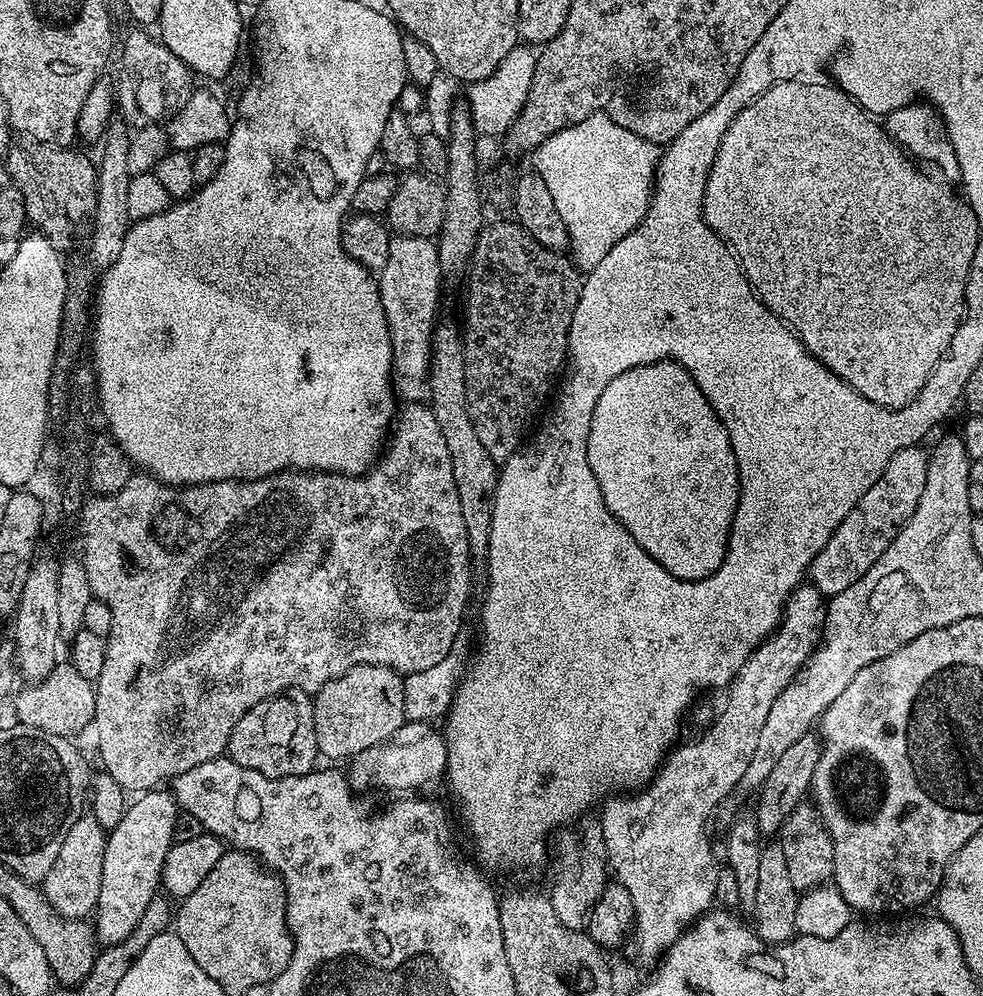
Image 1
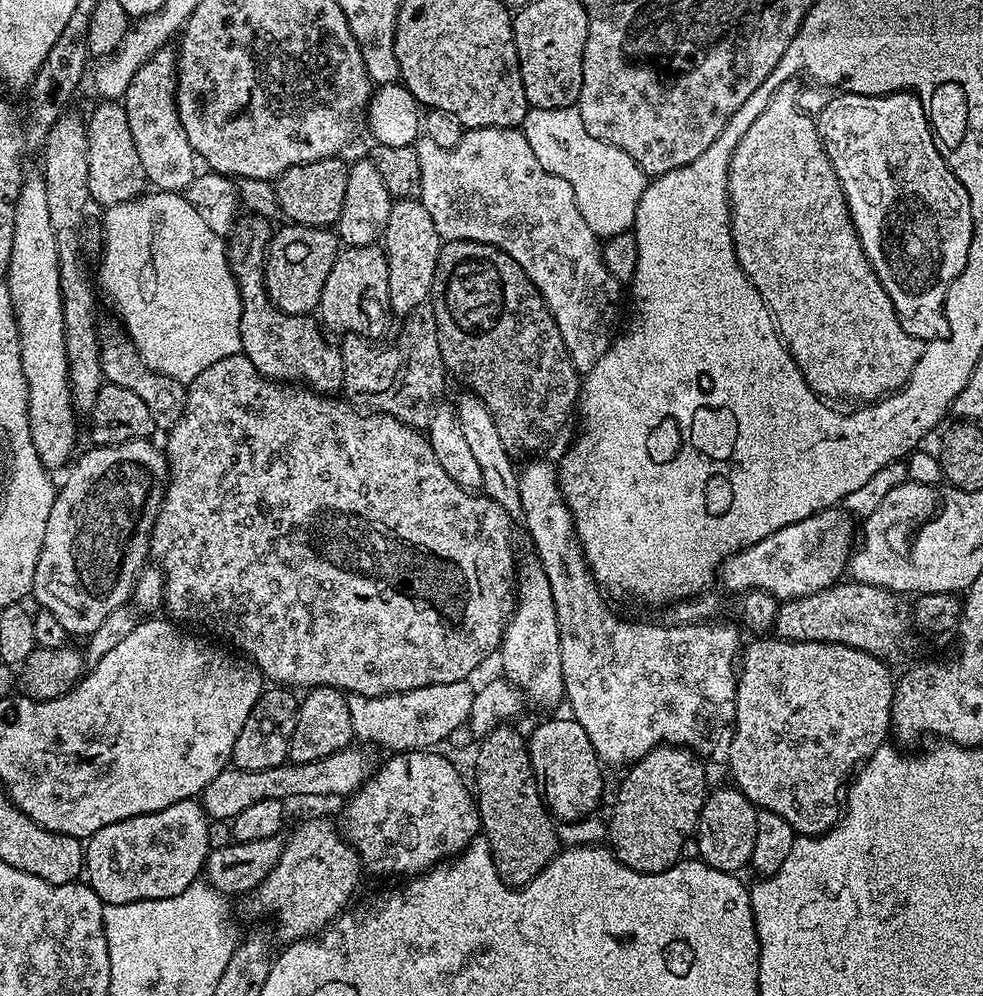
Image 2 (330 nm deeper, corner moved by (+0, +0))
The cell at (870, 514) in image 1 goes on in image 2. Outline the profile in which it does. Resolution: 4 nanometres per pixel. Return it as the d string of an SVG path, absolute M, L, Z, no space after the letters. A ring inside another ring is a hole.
M837 506L816 512L810 518L802 518L802 522L782 526L782 530L762 538L762 542L754 542L754 546L728 557L720 565L719 583L724 583L737 594L757 588L778 602L826 590L831 584L837 583L849 567L854 541L858 536L857 525L852 523L853 517L843 507Z

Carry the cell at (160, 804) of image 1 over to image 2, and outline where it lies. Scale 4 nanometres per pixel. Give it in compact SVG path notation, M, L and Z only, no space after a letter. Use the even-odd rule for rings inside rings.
M349 746L338 750L334 754L330 754L326 758L318 758L314 762L306 762L305 764L285 762L274 766L270 770L242 770L235 766L224 768L222 774L218 774L218 778L214 778L214 782L210 782L204 787L202 793L203 809L213 820L227 820L230 822L235 816L242 814L242 810L247 810L250 806L254 806L254 802L262 802L263 800L291 802L295 796L351 797L353 792L360 791L361 786L367 782L369 776L374 771L374 764L368 761L367 754L362 749L356 747Z

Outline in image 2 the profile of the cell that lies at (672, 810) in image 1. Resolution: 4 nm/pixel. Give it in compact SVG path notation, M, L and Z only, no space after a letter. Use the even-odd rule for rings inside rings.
M544 458L533 459L536 460L533 464L528 464L525 468L521 467L519 469L518 494L520 495L522 521L524 520L528 526L528 532L532 535L532 544L536 547L534 555L540 561L542 570L546 570L546 578L550 578L550 594L554 594L554 606L558 614L560 645L562 646L564 695L566 704L572 707L572 712L570 712L571 719L578 721L582 726L582 730L586 730L596 755L600 757L605 765L624 764L623 766L631 766L660 745L682 746L686 740L692 740L692 736L688 736L688 728L692 728L692 712L696 712L696 708L700 708L700 688L704 688L704 692L708 692L708 696L712 696L712 700L728 700L728 696L736 696L738 657L742 652L742 644L740 648L741 629L739 627L736 629L732 624L716 624L717 622L669 626L663 622L657 622L657 624L631 624L628 620L619 620L604 605L604 600L600 597L601 589L598 587L596 579L592 577L592 572L584 560L584 551L580 548L580 539L576 536L576 526L572 522L572 511L568 509L568 503L565 502L564 495L560 493L557 469L553 465L551 468L546 461L540 459Z

